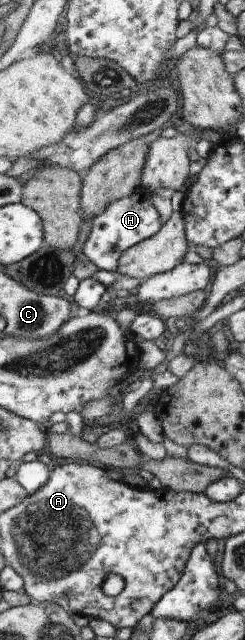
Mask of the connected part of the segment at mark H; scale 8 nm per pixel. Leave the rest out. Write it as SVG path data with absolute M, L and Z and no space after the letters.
M140 190L111 204L105 212L95 216L91 223L91 232L84 242L83 253L99 270L116 273L118 265L121 264L122 255L127 250L162 231L161 219L157 209L151 203L151 196Z

